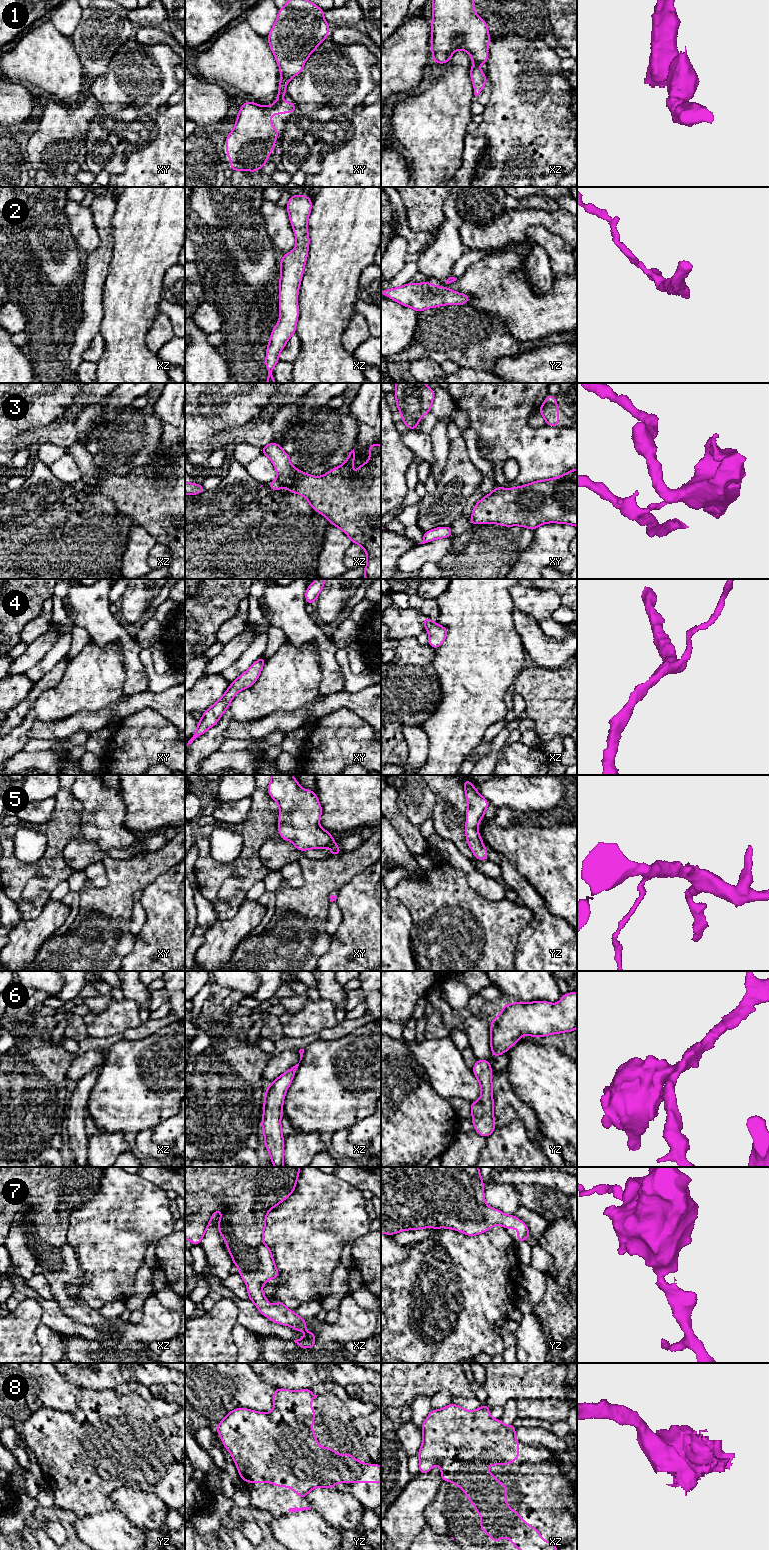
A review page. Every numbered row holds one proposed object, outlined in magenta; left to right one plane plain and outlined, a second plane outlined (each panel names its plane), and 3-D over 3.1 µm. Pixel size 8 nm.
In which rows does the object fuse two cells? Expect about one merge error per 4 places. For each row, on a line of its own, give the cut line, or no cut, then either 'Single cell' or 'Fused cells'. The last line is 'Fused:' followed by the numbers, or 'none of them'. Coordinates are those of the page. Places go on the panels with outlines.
1: Split along xy (279, 98), (271, 106). Fused cells
2: No split. Single cell
3: Split along xz (277, 479), (281, 484). Fused cells
4: No split. Single cell
5: No split. Single cell
6: No split. Single cell
7: No split. Single cell
8: No split. Single cell
Fused: 1, 3

